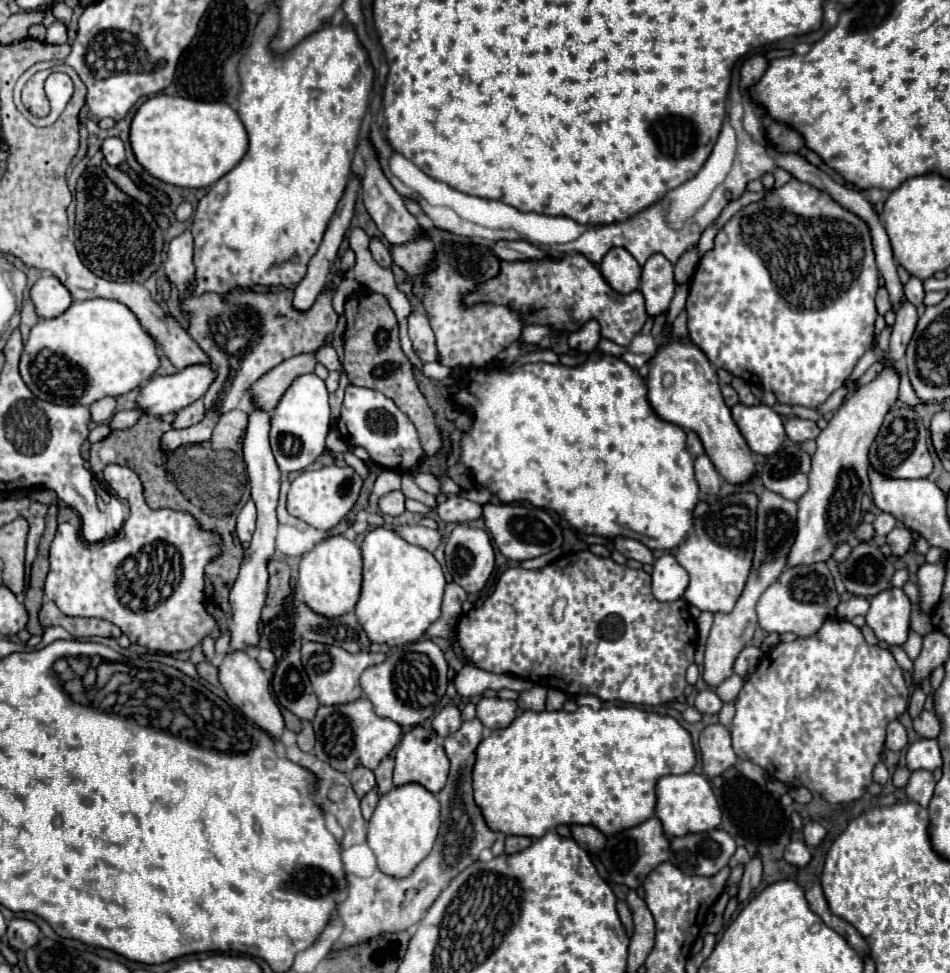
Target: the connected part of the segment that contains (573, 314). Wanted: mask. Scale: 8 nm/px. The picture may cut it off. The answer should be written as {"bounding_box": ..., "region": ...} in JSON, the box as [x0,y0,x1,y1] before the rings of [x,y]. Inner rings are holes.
{"bounding_box":[466,254,648,346],"region":[[[568,254],[562,260],[540,260],[530,264],[502,262],[500,276],[478,286],[474,294],[466,296],[468,304],[478,300],[504,304],[522,312],[528,324],[548,324],[554,332],[574,332],[590,318],[596,318],[602,328],[602,338],[620,346],[628,346],[648,318],[640,290],[630,294],[614,292],[602,278],[600,270],[582,254]]]}

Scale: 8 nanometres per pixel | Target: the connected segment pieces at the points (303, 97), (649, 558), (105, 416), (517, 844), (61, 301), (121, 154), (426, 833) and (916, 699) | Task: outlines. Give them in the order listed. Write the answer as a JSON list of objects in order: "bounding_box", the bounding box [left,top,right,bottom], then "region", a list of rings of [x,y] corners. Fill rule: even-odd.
[{"bounding_box":[192,2,374,292],"region":[[[270,2],[268,10],[264,10],[256,22],[254,42],[250,44],[248,54],[242,58],[240,70],[238,70],[238,76],[242,82],[242,92],[238,96],[238,102],[240,102],[238,116],[240,116],[244,128],[248,132],[248,140],[250,140],[248,152],[240,160],[240,164],[236,168],[232,168],[226,176],[222,176],[210,188],[210,192],[198,202],[196,216],[194,216],[192,236],[194,236],[194,264],[198,268],[198,292],[230,292],[234,288],[250,288],[254,284],[260,284],[260,286],[280,284],[280,276],[278,276],[278,270],[274,266],[280,266],[280,264],[288,262],[290,258],[294,258],[298,252],[302,252],[302,248],[306,248],[306,242],[314,242],[314,244],[322,242],[326,224],[330,222],[330,216],[334,214],[334,208],[336,208],[338,200],[342,198],[342,192],[346,188],[346,180],[352,172],[350,166],[352,166],[352,158],[356,152],[362,118],[364,118],[364,112],[368,108],[368,94],[370,94],[370,88],[374,82],[374,68],[370,64],[370,56],[368,56],[366,48],[360,44],[352,24],[342,22],[338,26],[332,26],[330,22],[326,22],[318,32],[312,32],[302,42],[298,42],[294,48],[290,48],[288,52],[284,52],[282,56],[276,58],[276,52],[270,48],[270,42],[278,34],[278,28],[280,28],[280,6],[278,6],[278,2]]]},{"bounding_box":[614,538,654,564],"region":[[[616,538],[614,548],[622,552],[626,558],[634,558],[642,564],[654,564],[654,554],[650,548],[646,548],[642,542],[632,540],[632,538]]]},{"bounding_box":[90,398,116,424],"region":[[[102,398],[90,406],[90,422],[92,424],[104,424],[112,418],[114,414],[116,400],[114,398]]]},{"bounding_box":[506,836,532,854],"region":[[[508,836],[506,838],[506,854],[520,852],[522,848],[528,848],[530,844],[532,844],[532,840],[526,836]]]},{"bounding_box":[30,274,72,318],"region":[[[44,274],[30,290],[30,298],[36,306],[38,316],[56,318],[66,312],[72,304],[72,296],[68,288],[52,274]]]},{"bounding_box":[102,138,126,166],"region":[[[106,138],[102,144],[102,152],[104,152],[104,158],[110,166],[118,166],[126,160],[124,142],[120,138]]]},{"bounding_box":[366,782,440,876],"region":[[[410,782],[394,786],[388,794],[380,796],[380,802],[368,820],[366,842],[372,848],[378,868],[388,876],[408,876],[432,850],[440,828],[440,802],[436,794],[424,786]]]},{"bounding_box":[908,688,926,718],"region":[[[916,688],[914,694],[912,694],[912,698],[910,698],[910,704],[908,704],[908,714],[910,714],[910,718],[916,718],[916,716],[922,712],[924,700],[926,700],[926,694],[924,694],[920,688]]]}]

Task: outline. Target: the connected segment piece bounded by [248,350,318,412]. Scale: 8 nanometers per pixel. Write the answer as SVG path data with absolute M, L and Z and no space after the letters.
M314 350L310 354L292 356L292 358L284 360L282 364L274 366L272 370L268 370L262 378L258 378L248 388L248 396L250 396L252 408L264 410L264 412L272 412L274 404L278 404L278 400L282 398L282 392L286 392L286 388L292 384L294 376L300 376L300 374L306 374L306 372L314 372L316 352L318 350Z

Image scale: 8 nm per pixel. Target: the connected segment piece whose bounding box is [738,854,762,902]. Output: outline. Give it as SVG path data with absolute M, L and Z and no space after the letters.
M756 854L756 856L746 864L744 876L742 876L742 880L740 880L740 892L738 892L738 900L740 900L740 902L748 900L750 892L760 884L760 876L762 876L762 860L760 860L760 854Z

